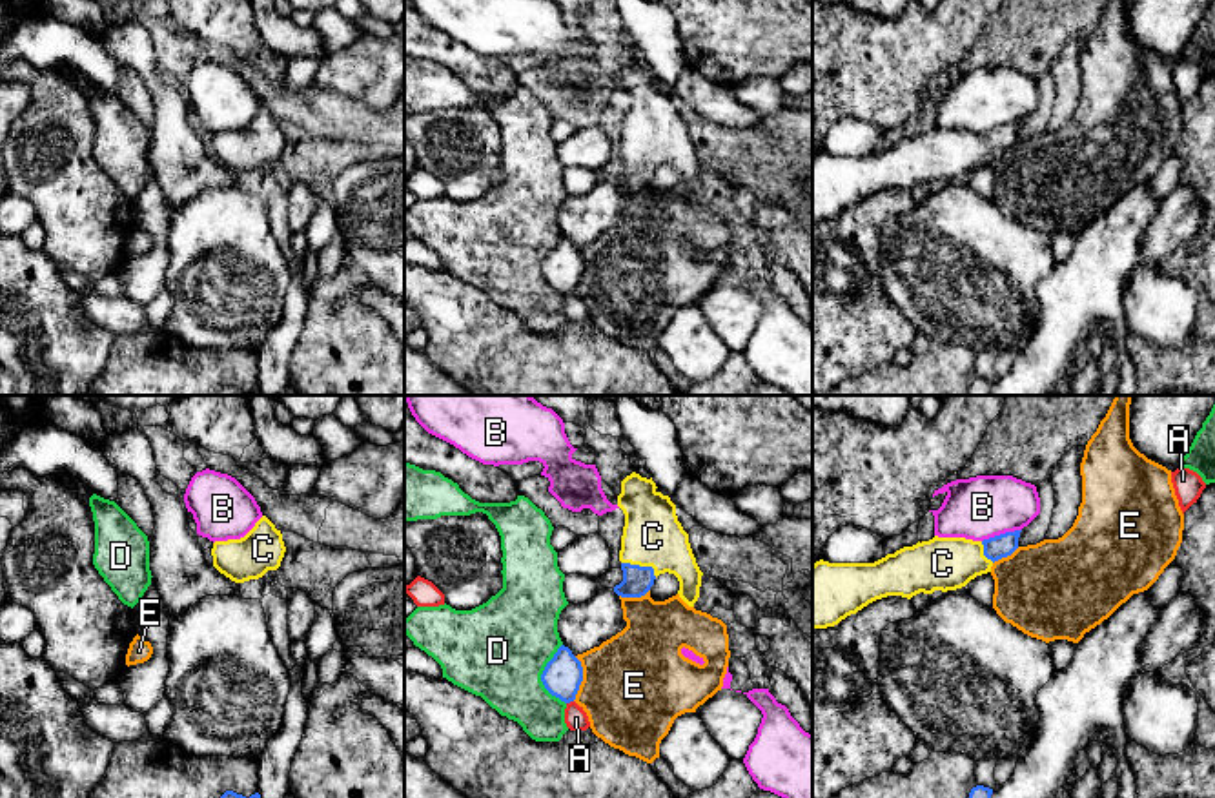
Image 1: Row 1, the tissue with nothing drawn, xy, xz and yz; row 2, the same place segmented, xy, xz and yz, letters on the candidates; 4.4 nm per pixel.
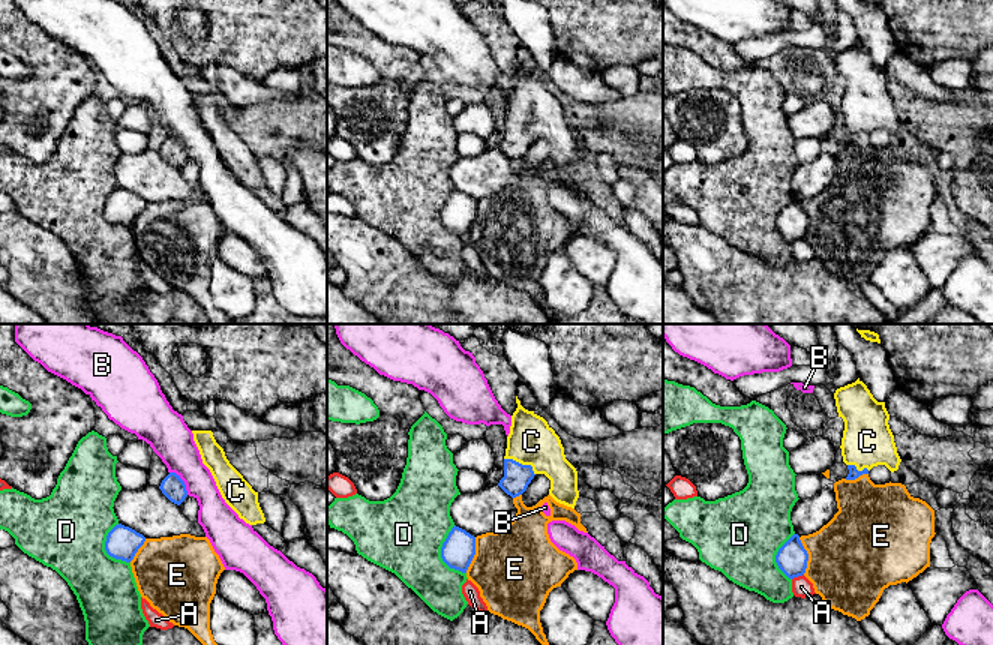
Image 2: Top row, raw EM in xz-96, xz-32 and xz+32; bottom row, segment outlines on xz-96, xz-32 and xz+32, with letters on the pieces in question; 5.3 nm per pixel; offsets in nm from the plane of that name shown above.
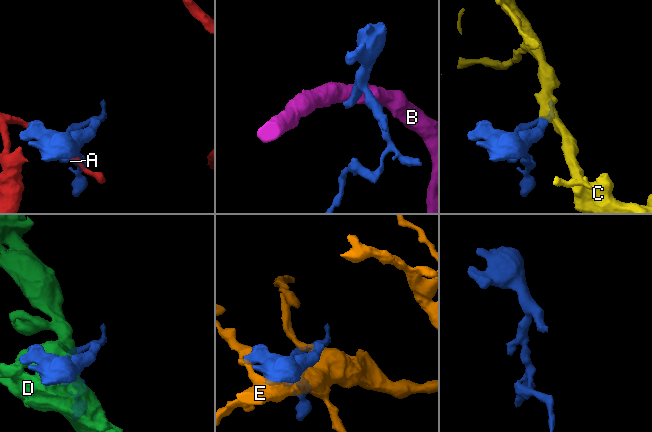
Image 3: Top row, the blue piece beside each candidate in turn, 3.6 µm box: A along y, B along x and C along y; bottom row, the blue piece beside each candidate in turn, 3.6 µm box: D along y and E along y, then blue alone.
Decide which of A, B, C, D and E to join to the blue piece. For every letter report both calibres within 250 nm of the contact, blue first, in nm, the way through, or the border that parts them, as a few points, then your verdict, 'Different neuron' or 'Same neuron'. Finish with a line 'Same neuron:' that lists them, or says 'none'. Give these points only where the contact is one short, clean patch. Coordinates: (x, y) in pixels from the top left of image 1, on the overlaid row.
A: Thickness 170 nm (blue) against 100 nm. Different neuron
B: Thickness 100 nm (blue) against 280 nm. Boundary: yz (1021, 529), (1000, 532), (982, 542). Different neuron
C: Thickness 130 nm (blue) against 260 nm. Path across: xz (638, 580), (642, 567), (653, 536). Same neuron
D: Thickness 170 nm (blue) against 440 nm. Different neuron
E: Thickness 170 nm (blue) against 460 nm. Different neuron
Same neuron: C

